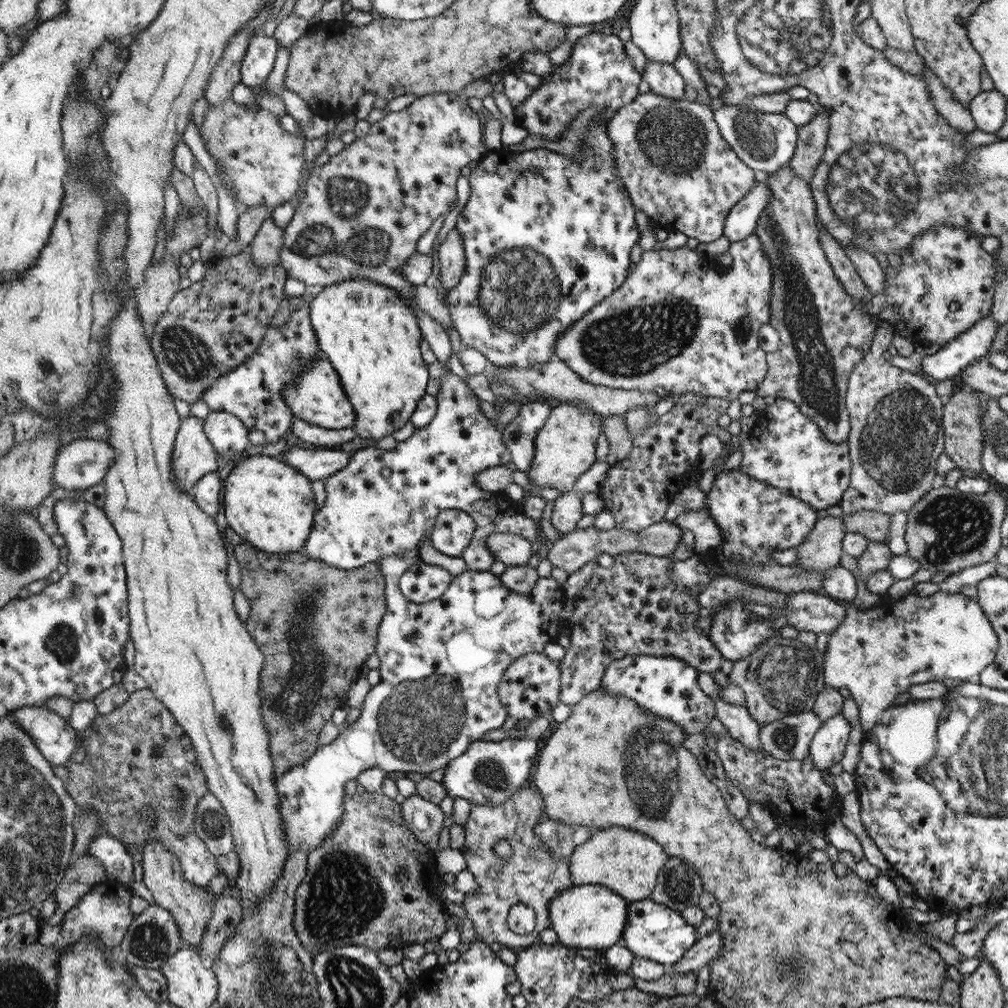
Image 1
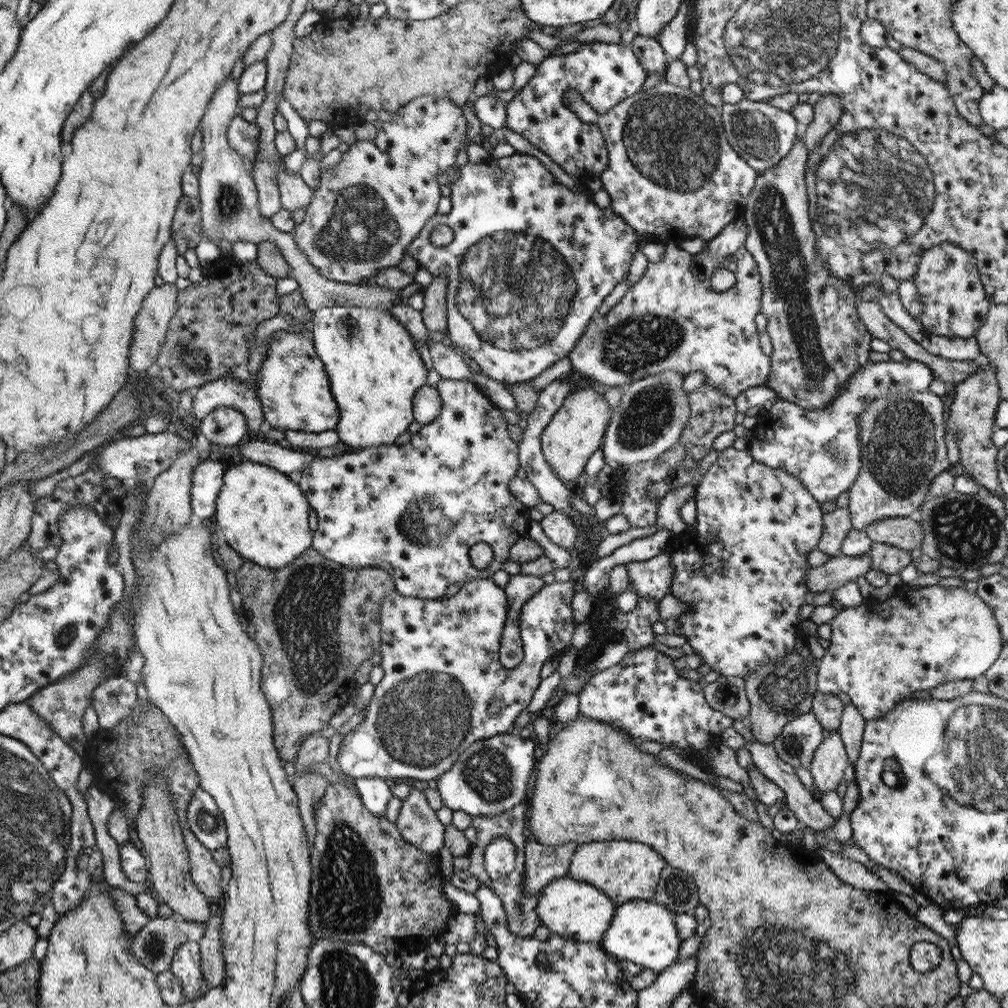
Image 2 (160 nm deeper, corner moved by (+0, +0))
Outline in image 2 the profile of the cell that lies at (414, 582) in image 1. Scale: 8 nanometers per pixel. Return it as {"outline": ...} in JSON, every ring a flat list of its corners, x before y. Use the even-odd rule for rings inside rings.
{"outline":[[441,380,436,388,441,403,441,414,429,424,411,436,411,440,402,445,380,445,372,448,359,449,355,453,346,453,335,457,314,457,313,461,295,478,300,489,308,498,308,504,318,516,318,529,314,532,311,547,328,560,336,561,349,569,380,567,389,571,395,577,395,588,398,593,404,596,414,597,423,600,440,600,446,594,448,586,454,582,467,584,469,580,487,579,503,568,503,564,509,560,511,548,515,546,520,538,529,538,530,530,530,510,531,507,525,505,514,496,508,485,516,476,518,466,518,450,516,442,508,438,508,422,504,420,502,412,482,394,482,388,467,381],[478,542,486,542,493,550,493,559,485,569,476,569,470,561,470,548]]}

